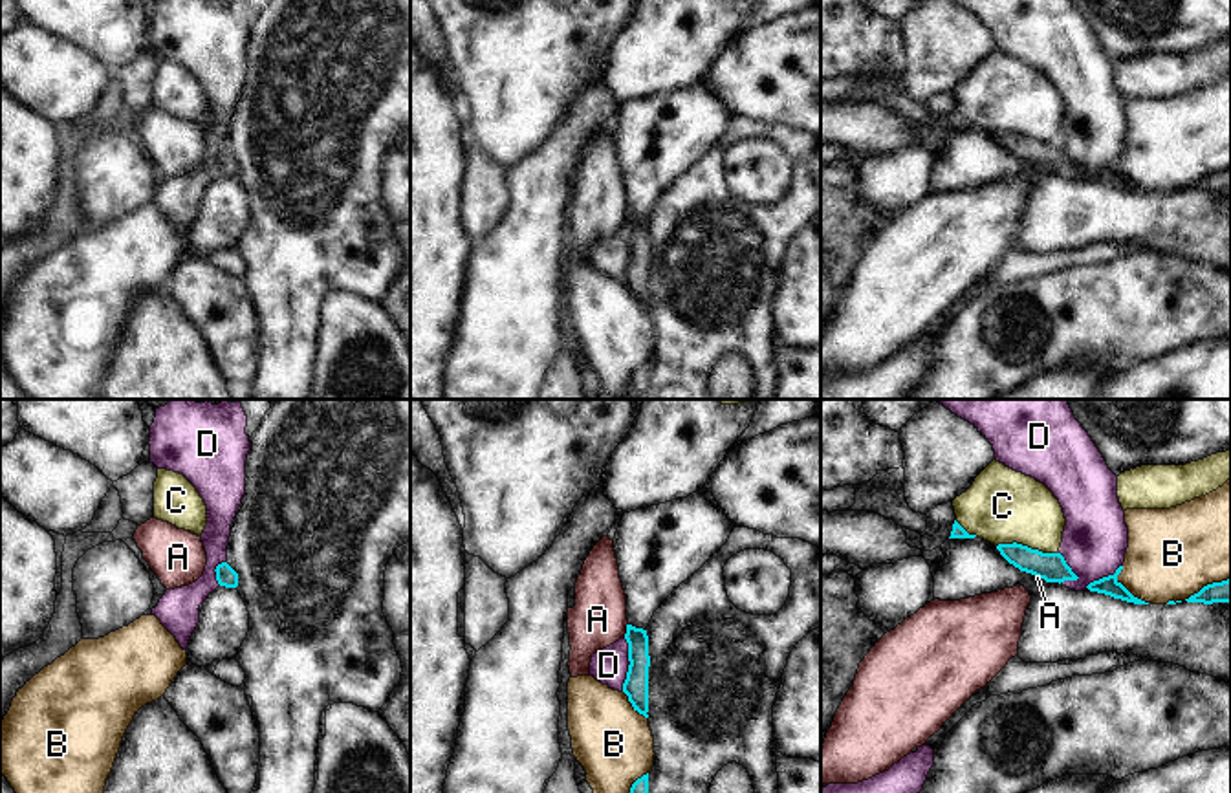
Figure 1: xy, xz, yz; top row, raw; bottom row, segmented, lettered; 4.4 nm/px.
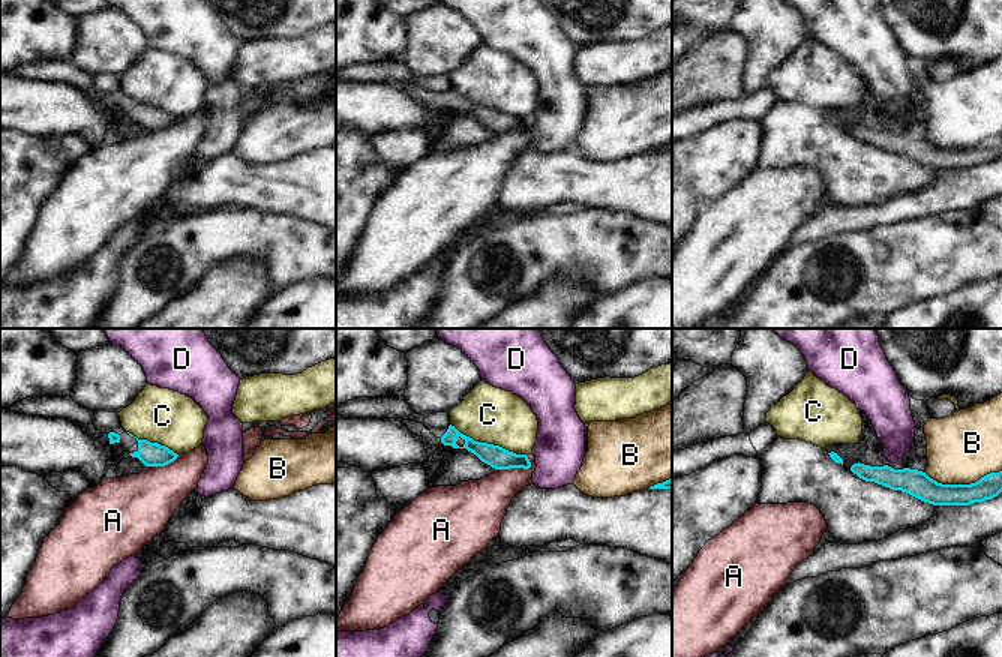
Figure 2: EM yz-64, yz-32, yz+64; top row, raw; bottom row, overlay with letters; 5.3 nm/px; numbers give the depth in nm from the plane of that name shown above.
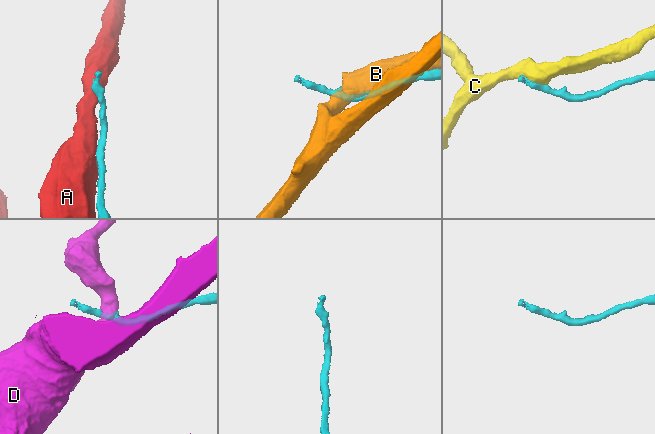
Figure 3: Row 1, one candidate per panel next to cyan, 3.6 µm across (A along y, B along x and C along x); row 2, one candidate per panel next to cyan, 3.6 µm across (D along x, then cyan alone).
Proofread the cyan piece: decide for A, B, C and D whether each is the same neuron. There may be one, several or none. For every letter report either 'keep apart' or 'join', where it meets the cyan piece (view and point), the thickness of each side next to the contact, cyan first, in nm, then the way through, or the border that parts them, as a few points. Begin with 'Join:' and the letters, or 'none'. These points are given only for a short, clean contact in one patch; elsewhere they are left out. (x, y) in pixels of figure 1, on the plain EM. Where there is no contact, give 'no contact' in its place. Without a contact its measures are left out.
Join: none
A: keep apart; meets cyan in xz at (627, 220); 110 nm thick on the cyan side, 240 nm on the other; border along xz (627, 213), (623, 226)
B: keep apart; meets cyan in yz at (1125, 178); 80 nm thick on the cyan side, 400 nm on the other
C: keep apart; meets cyan in yz at (1026, 136); 130 nm thick on the cyan side, 320 nm on the other; border along yz (997, 134), (1021, 132), (1057, 143)
D: keep apart; meets cyan in xz at (629, 255); 110 nm thick on the cyan side, 160 nm on the other; border along xz (625, 228), (629, 255), (621, 281)

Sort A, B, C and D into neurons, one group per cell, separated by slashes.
A / B / C / D

